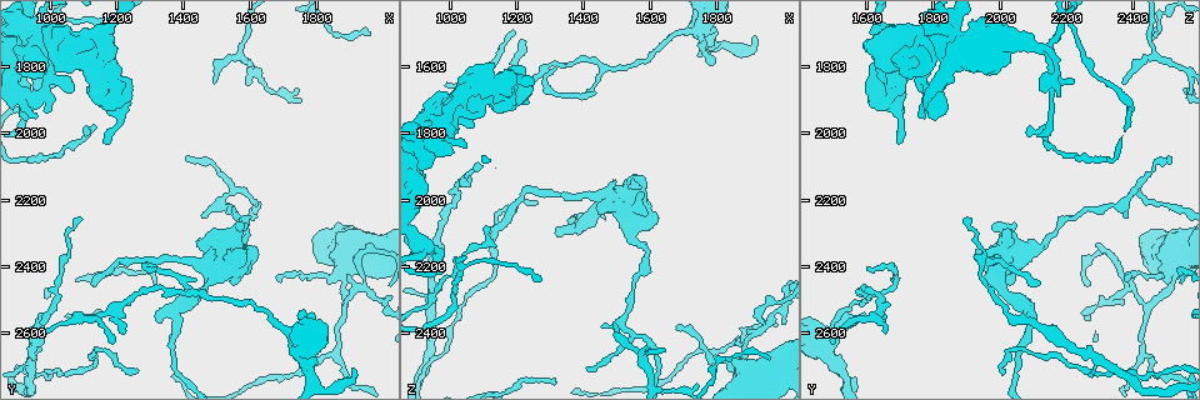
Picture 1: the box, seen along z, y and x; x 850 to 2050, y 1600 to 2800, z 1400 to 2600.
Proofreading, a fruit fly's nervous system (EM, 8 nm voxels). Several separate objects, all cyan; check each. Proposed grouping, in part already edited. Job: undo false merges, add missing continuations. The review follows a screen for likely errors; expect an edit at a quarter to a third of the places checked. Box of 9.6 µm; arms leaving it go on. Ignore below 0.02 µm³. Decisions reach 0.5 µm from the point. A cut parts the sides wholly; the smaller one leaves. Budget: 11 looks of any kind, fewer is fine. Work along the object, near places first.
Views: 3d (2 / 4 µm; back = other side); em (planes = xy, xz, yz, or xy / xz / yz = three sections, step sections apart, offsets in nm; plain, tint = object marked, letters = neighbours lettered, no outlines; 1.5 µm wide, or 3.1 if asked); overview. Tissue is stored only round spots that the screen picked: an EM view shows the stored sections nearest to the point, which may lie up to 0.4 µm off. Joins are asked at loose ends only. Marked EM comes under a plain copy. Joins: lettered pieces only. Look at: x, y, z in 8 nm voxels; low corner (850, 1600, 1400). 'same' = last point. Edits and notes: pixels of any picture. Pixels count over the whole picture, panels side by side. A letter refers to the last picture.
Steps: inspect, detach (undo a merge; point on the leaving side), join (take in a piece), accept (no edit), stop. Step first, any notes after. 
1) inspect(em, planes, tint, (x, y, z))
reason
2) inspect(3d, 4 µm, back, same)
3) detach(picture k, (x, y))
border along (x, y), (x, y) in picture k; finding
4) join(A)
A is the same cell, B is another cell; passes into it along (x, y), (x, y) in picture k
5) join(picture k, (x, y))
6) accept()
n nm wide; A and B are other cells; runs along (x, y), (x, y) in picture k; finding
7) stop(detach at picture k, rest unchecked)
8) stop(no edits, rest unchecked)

inspect(3d, 2 µm, (1440, 2320, 2030))
an open end

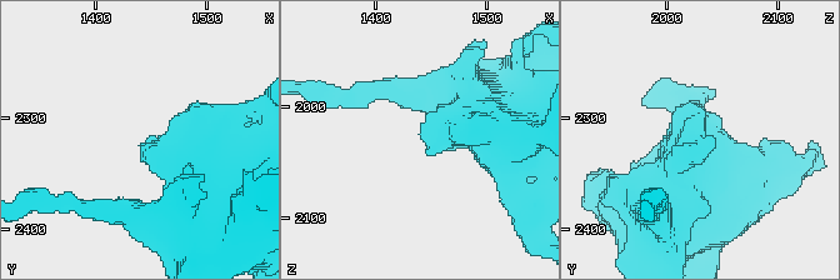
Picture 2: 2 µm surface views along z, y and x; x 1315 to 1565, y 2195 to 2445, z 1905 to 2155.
inspect(em, xy, step 8, tint, (1442, 2322, 2028))
now the EM

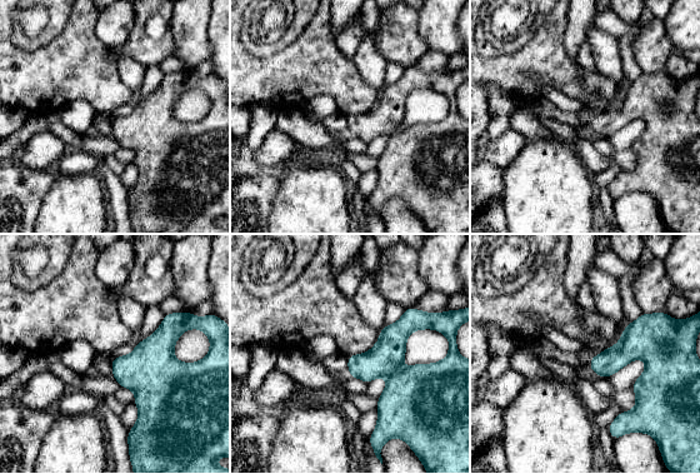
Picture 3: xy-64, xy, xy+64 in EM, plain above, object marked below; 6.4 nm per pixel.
inspect(em, planes, letters, same)
cut it another way

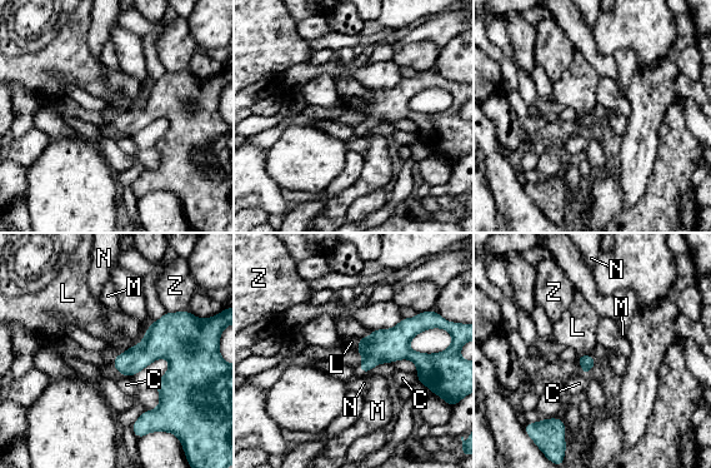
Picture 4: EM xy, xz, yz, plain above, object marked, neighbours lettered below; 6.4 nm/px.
accept()
C, L, M, N and Z are other cells; no lettered piece goes on from it

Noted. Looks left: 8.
inspect(em, xy, step 4, tint, (1330, 2560, 2110))

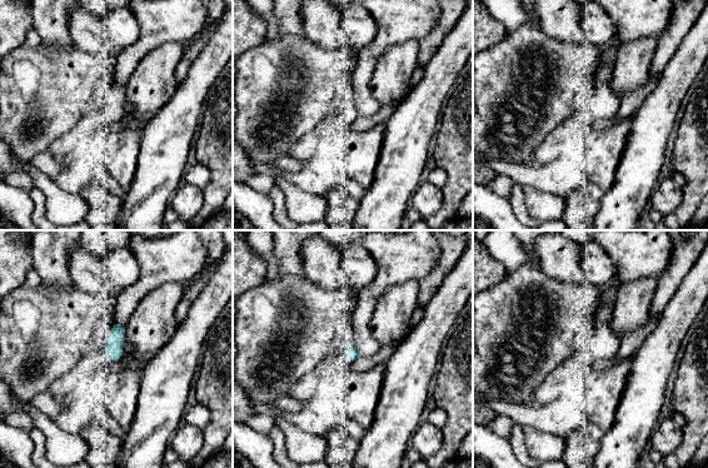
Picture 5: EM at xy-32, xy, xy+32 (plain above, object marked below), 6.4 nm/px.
inspect(em, xz, step 8, letters, same)
another direction

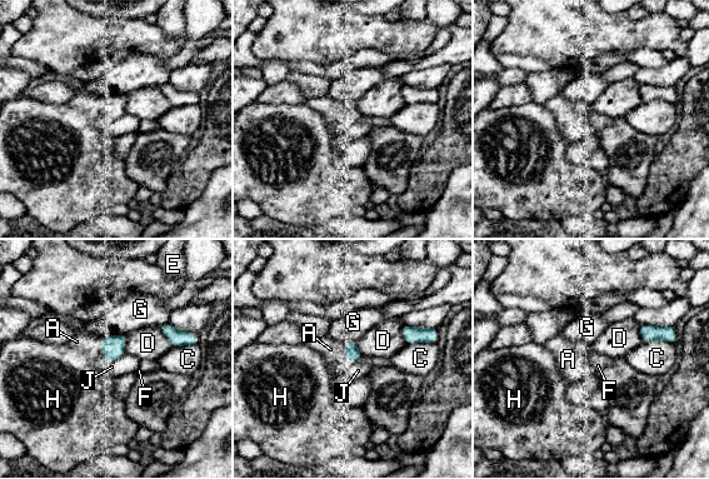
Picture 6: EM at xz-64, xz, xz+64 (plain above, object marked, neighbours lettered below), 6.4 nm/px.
join(A)
A is the same cell, C, D, E, F, G, H and J are other cells; it goes on there

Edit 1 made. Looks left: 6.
stop(join at picture 6, rest unchecked)

